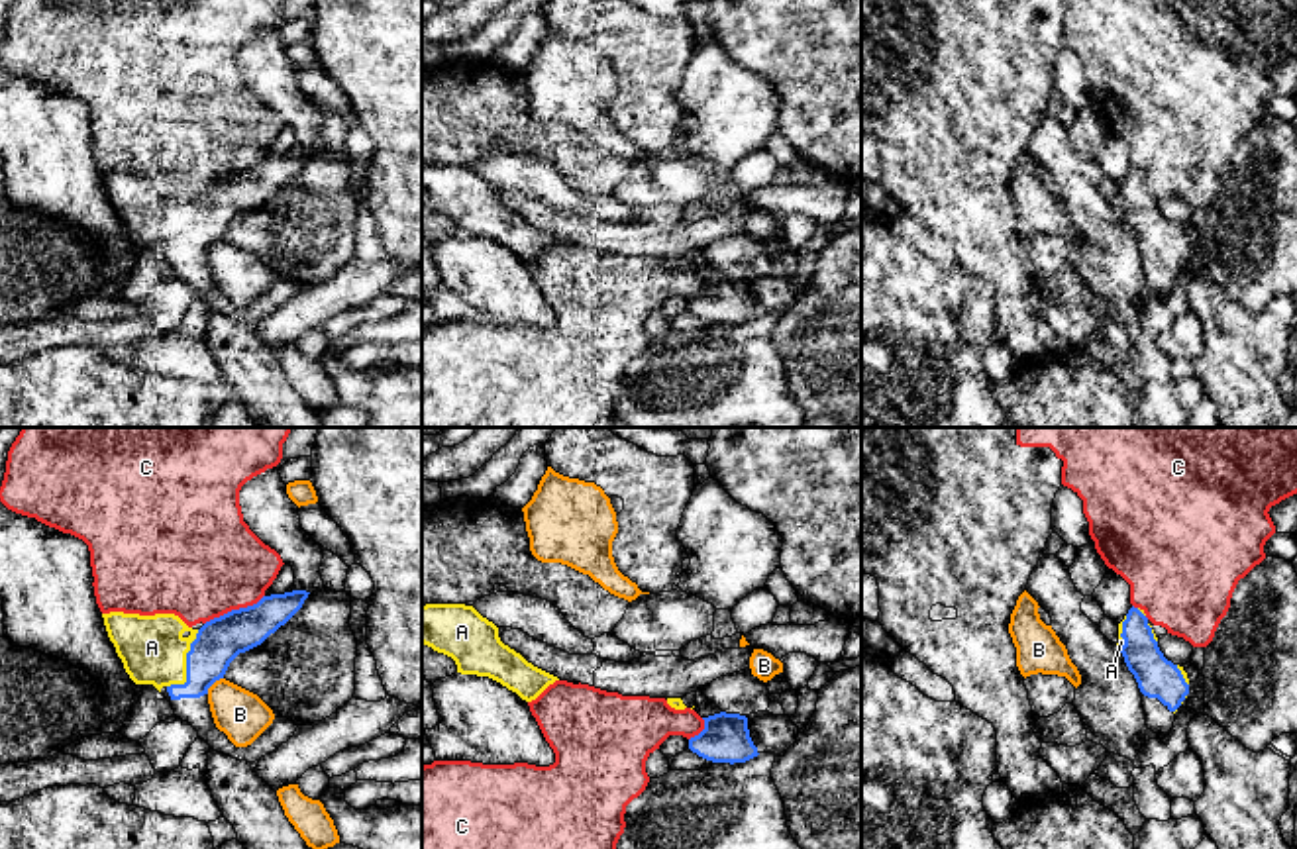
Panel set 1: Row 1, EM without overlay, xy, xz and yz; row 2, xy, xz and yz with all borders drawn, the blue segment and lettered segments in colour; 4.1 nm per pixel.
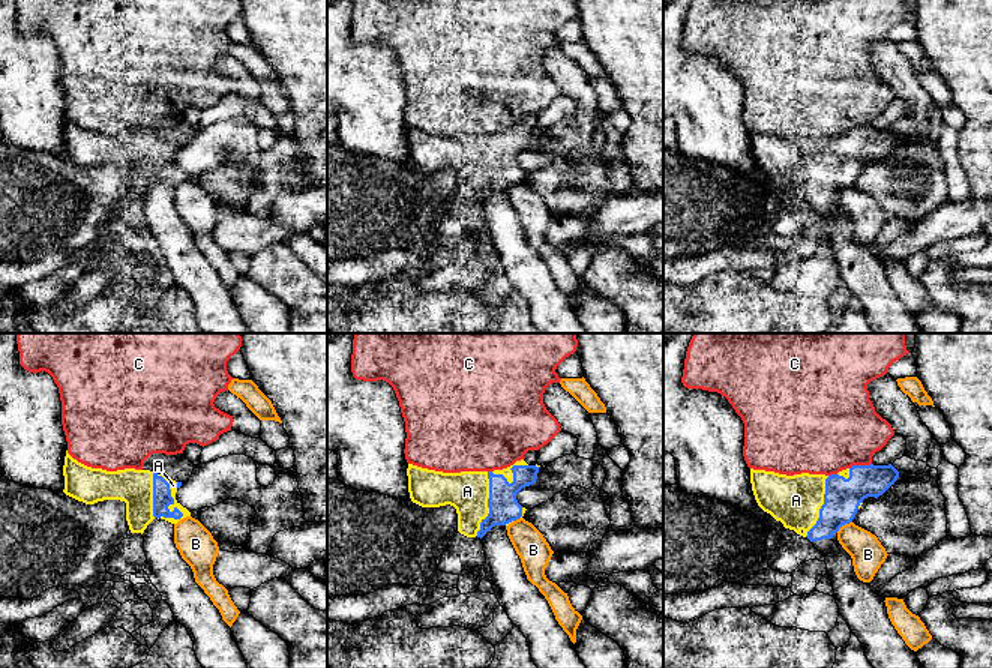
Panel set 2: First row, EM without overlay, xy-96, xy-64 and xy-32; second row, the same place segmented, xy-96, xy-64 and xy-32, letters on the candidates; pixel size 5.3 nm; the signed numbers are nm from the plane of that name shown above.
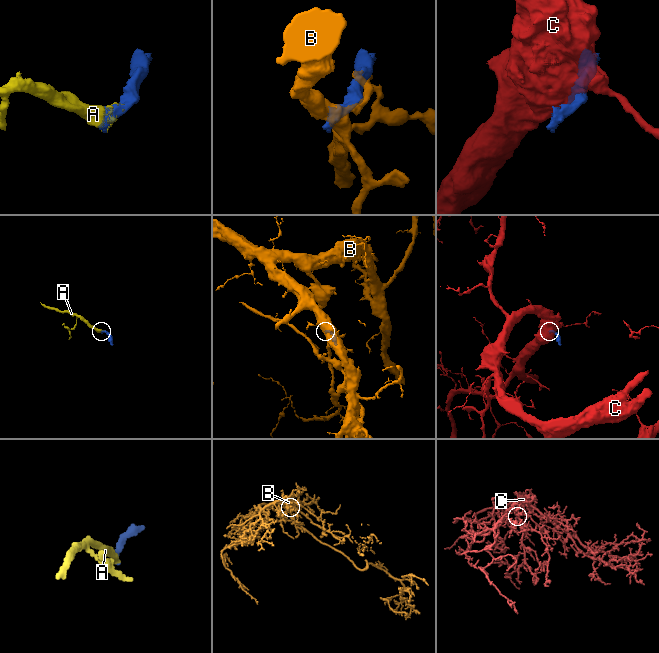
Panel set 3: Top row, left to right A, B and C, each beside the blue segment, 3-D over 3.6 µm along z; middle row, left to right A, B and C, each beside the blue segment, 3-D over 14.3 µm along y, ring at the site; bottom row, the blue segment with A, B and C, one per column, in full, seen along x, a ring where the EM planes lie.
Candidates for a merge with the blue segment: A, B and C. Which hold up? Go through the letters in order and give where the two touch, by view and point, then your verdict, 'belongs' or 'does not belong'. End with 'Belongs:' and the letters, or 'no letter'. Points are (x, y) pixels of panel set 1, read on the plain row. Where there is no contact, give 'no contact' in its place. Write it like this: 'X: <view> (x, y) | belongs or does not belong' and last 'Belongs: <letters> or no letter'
A: xy (187, 226) | belongs
B: xy (212, 244) | does not belong
C: xy (234, 171) | does not belong
Belongs: A

